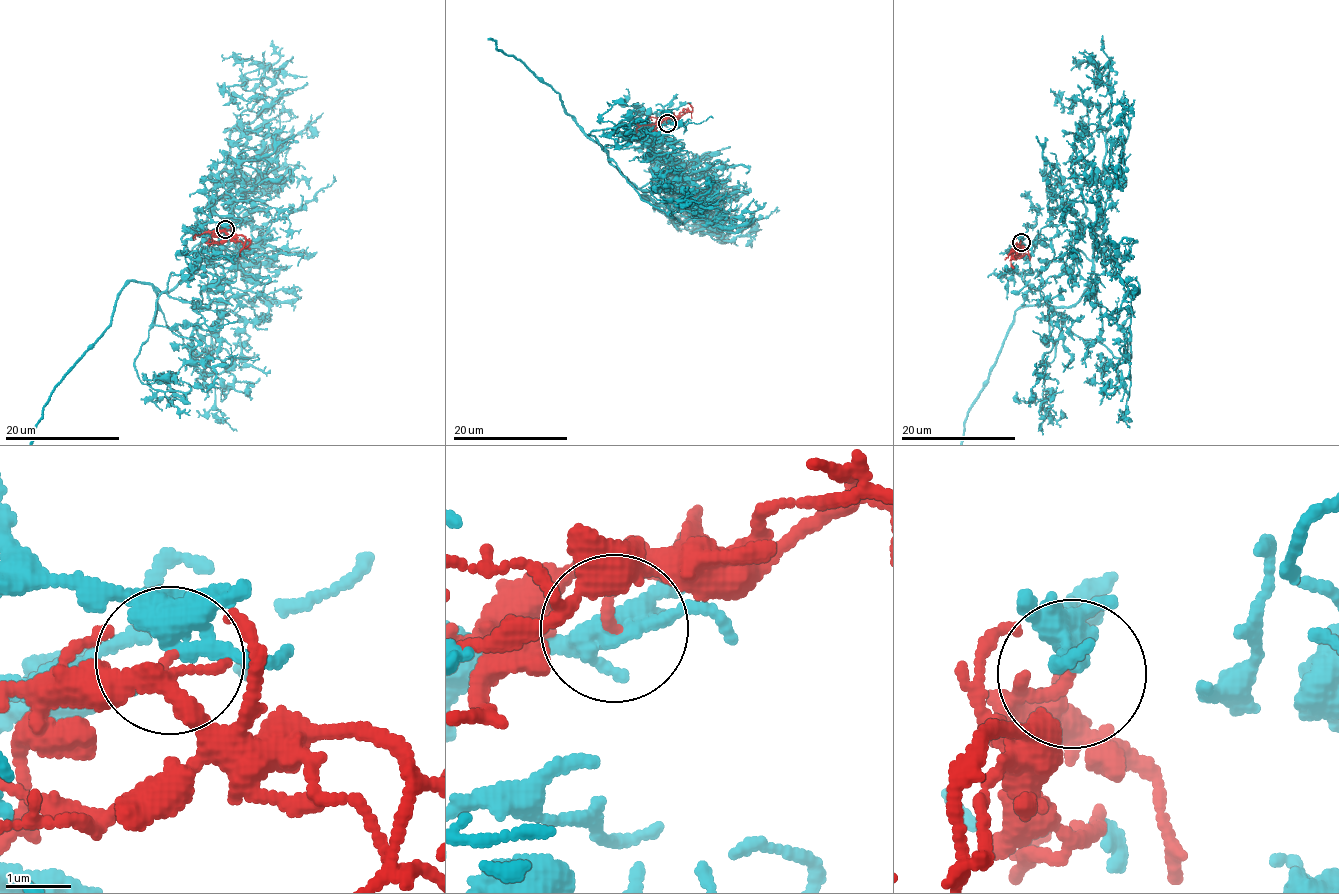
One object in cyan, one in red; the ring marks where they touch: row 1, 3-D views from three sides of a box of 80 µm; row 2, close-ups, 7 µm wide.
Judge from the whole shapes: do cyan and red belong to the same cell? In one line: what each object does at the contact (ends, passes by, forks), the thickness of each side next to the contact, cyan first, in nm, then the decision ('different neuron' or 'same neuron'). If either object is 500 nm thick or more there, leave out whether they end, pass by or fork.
cyan forks | red passes by | 320/100 nm | different neuron

